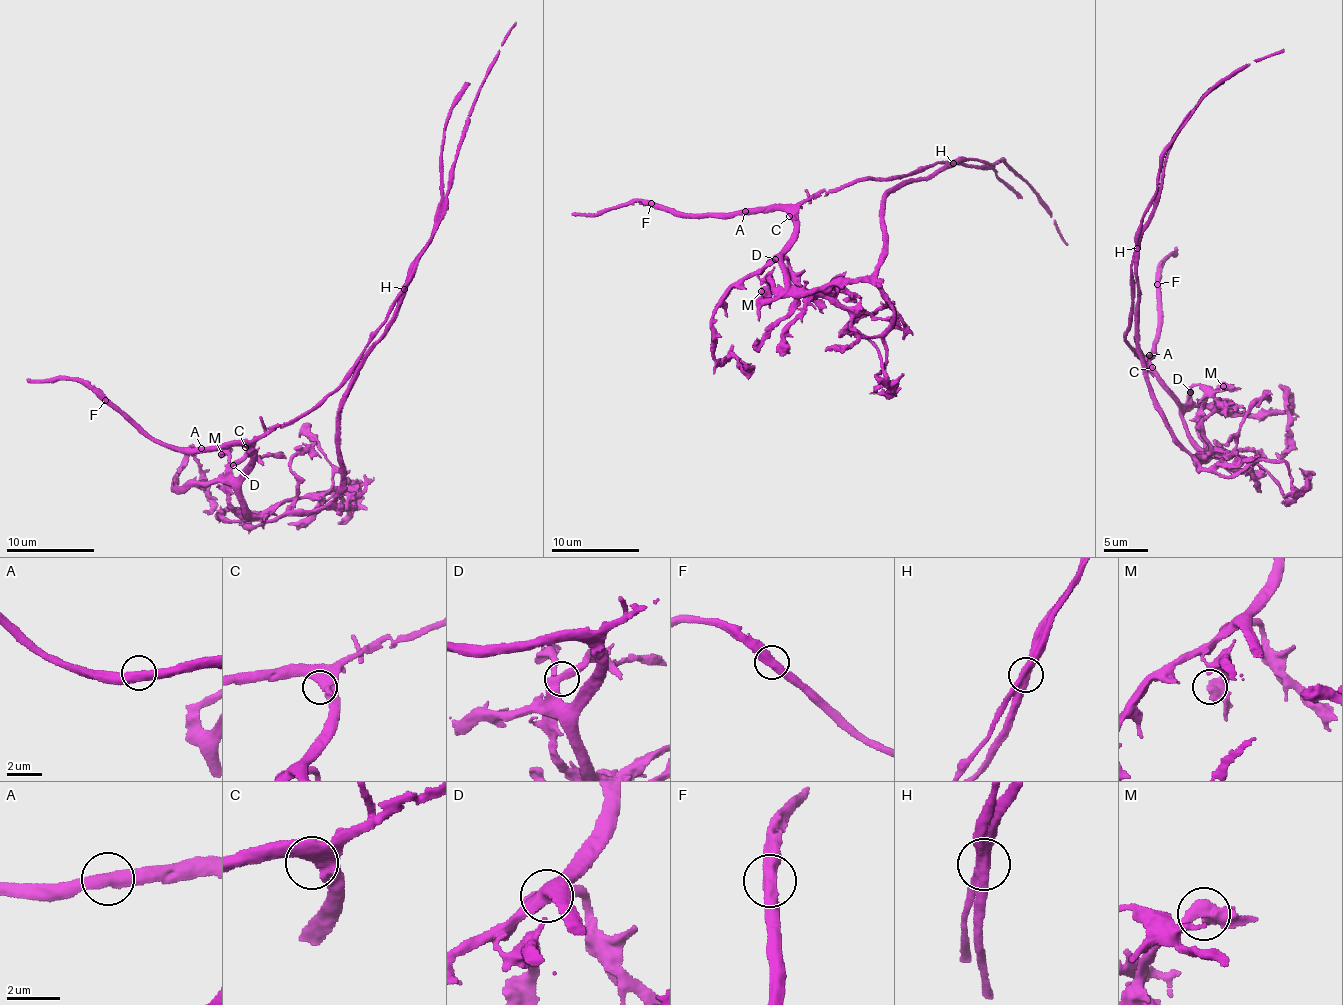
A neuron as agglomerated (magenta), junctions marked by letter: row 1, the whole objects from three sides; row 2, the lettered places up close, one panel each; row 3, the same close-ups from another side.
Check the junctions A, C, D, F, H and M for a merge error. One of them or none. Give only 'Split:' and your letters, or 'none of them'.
Split: H

